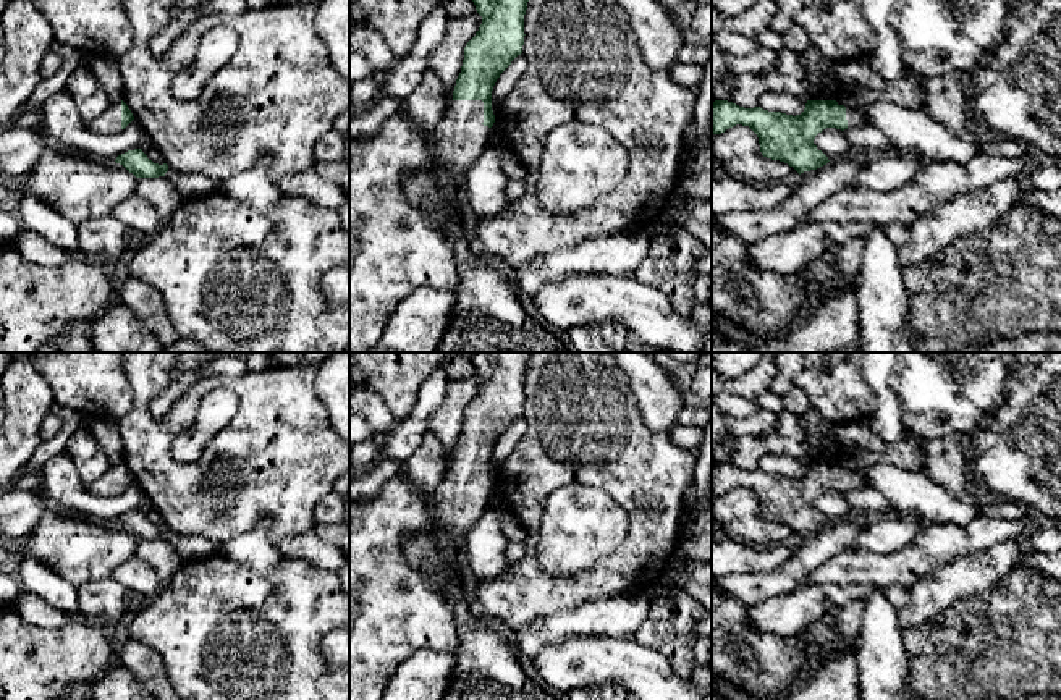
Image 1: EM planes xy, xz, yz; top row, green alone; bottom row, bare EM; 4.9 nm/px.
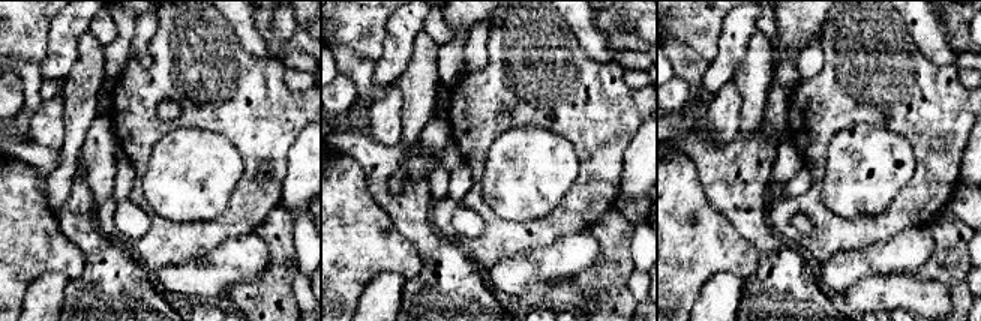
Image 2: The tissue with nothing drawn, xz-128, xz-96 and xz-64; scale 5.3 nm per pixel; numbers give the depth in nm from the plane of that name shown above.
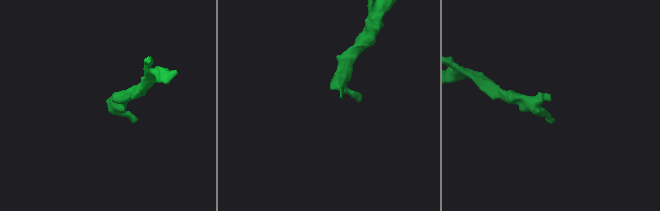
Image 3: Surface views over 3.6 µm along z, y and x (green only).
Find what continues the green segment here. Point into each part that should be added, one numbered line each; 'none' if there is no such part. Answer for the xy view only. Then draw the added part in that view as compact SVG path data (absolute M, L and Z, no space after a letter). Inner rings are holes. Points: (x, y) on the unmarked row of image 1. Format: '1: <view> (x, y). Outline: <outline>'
1: xy (109, 484). Outline: M110 464L108 470L87 485L89 491L97 496L116 496L121 493L121 464Z

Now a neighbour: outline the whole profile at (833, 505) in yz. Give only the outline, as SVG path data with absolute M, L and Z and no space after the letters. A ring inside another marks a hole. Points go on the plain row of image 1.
M828 490L818 495L814 506L828 519L828 522L843 521L854 514L849 501L836 490Z

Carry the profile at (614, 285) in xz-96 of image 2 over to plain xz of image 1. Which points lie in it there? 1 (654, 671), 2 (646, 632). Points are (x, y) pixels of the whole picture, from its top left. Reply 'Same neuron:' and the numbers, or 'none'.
Same neuron: 2

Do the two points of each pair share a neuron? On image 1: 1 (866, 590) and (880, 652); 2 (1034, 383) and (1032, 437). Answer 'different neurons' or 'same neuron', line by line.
1: different neurons
2: same neuron

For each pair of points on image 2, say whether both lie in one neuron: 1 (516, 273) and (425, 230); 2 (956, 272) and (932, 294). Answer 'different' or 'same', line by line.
1: different
2: different

